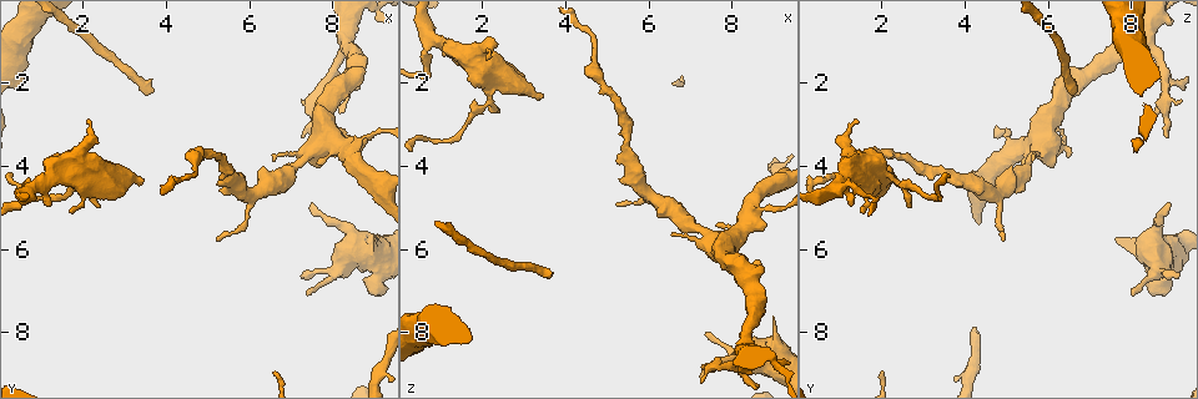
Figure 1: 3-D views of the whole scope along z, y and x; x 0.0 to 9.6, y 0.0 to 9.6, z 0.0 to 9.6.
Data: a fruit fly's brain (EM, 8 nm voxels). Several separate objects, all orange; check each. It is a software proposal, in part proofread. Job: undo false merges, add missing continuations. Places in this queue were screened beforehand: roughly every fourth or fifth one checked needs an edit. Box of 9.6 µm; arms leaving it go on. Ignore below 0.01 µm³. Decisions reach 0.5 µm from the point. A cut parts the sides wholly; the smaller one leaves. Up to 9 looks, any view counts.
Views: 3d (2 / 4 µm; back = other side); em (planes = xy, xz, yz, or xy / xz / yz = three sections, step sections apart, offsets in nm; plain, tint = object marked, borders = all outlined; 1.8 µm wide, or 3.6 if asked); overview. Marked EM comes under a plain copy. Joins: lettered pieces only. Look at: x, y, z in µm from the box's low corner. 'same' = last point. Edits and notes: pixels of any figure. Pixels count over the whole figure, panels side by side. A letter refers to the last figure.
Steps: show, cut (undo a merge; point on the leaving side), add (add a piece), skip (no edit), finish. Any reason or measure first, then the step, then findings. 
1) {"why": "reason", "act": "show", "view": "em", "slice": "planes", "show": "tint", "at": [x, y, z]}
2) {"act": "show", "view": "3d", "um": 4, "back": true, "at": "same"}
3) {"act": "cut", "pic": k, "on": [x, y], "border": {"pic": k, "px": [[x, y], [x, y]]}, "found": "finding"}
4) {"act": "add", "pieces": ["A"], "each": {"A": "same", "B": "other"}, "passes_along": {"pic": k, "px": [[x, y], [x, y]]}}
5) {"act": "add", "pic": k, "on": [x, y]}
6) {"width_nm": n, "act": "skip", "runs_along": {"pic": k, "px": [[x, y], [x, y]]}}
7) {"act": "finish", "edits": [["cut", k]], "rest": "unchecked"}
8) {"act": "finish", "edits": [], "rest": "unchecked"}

{"why": "free end", "act": "show", "view": "3d", "um": 4, "at": [3.30, 4.45, 2.40]}

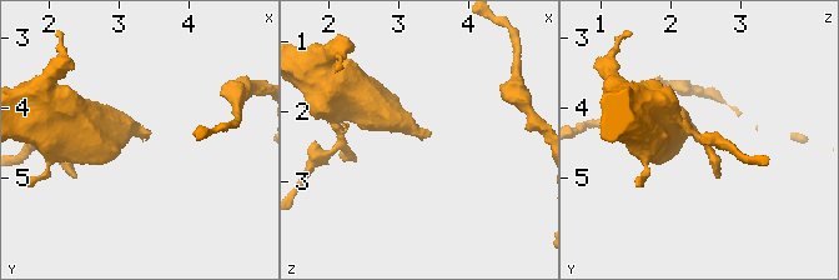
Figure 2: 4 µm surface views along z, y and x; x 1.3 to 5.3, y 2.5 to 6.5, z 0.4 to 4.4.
{"act": "show", "view": "em", "slice": "planes", "show": "borders", "at": [3.30, 4.45, 2.40]}

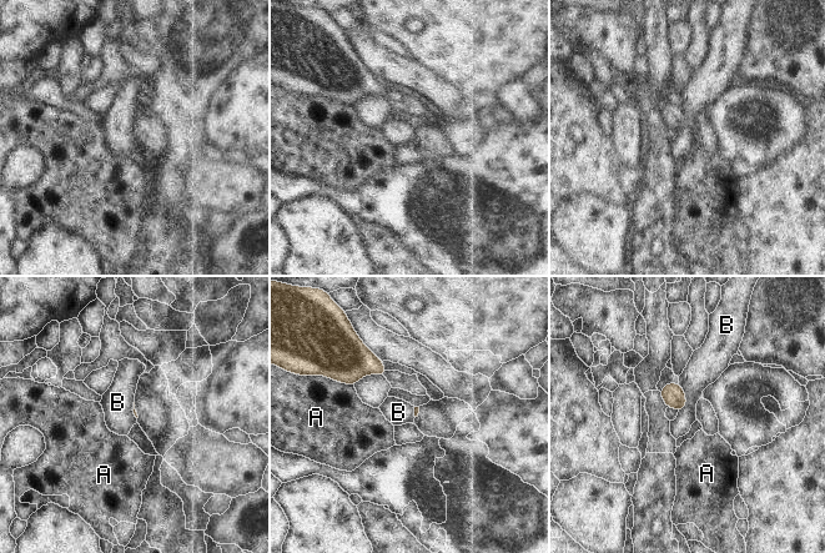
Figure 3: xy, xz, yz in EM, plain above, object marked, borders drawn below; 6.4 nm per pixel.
{"act": "skip", "each": {"A": "other", "B": "other"}, "found": "no lettered piece goes on from it"}

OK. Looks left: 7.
{"why": "thin arm on a thick one", "act": "show", "view": "em", "slice": "planes", "show": "borders", "at": [0.80, 4.45, 1.05]}

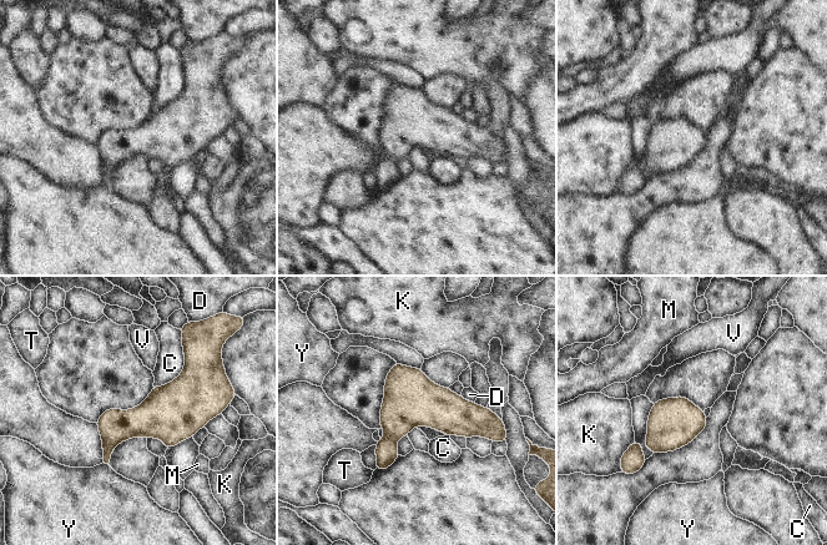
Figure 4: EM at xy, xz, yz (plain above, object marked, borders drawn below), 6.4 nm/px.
{"longest_contact_nm": ["C", 340], "act": "skip", "each": {"C": "other", "D": "other", "K": "other", "M": "other", "T": "other", "V": "other", "Y": "other"}, "border": {"pic": 4, "px": [[182, 341], [183, 369], [154, 385]]}, "found": "all the same neuron"}

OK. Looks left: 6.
{"why": "three arms meet", "act": "show", "view": "3d", "um": 4, "at": [8.45, 3.60, 5.30]}

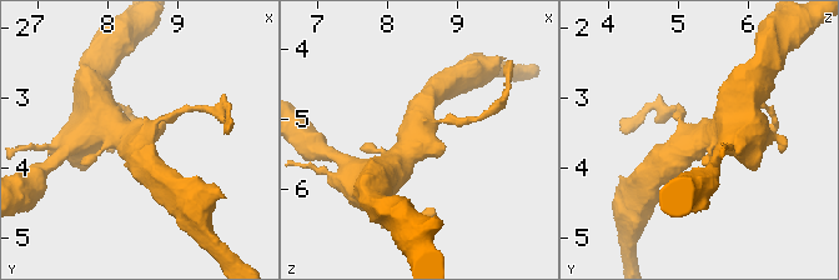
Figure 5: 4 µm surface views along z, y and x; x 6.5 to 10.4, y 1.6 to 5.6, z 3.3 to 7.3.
{"arms": 3, "why": "need the tissue", "act": "show", "view": "em", "slice": "xy", "step": 8, "show": "borders", "at": [8.40, 3.60, 5.25]}

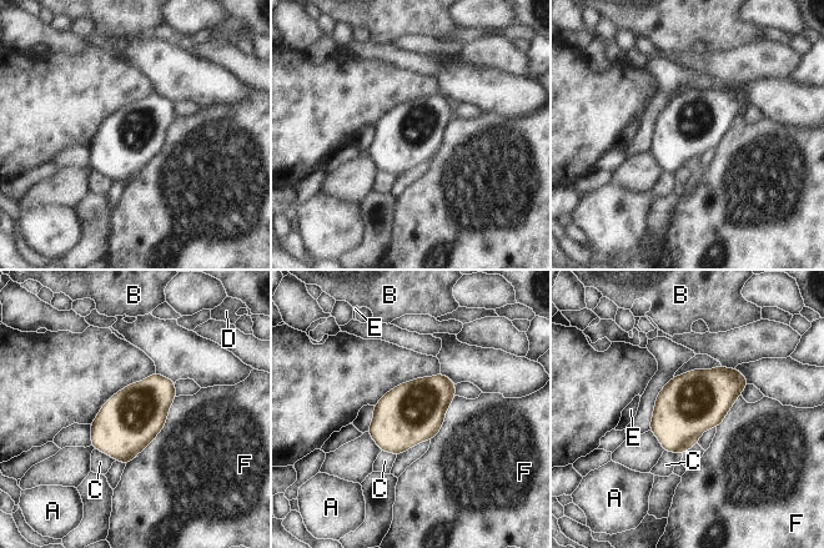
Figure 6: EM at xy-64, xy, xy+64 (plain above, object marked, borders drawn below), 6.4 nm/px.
{"width_nm": 400, "act": "skip", "each": {"A": "other", "B": "other", "C": "other", "D": "other", "E": "other", "F": "other"}, "border": {"pic": 6, "px": [[176, 396], [166, 425], [137, 456]]}, "found": "one neuron here"}

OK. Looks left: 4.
{"act": "show", "view": "3d", "um": 2, "at": [7.50, 4.85, 8.95]}

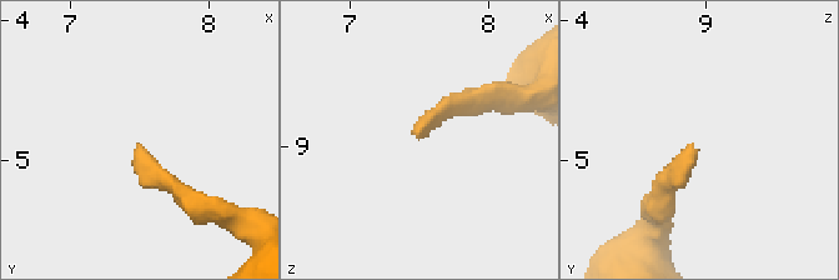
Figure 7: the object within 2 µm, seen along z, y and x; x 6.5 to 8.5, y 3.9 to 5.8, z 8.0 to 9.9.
{"act": "show", "view": "em", "slice": "planes", "show": "borders", "at": [7.50, 4.88, 8.90]}

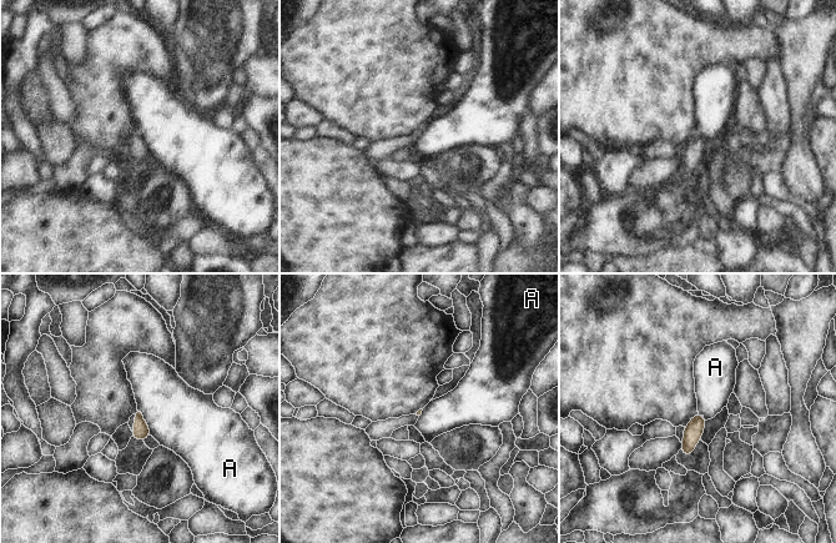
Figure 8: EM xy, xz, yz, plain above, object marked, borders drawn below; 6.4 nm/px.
{"act": "skip", "each": {"A": "other"}, "border": {"pic": 8, "px": [[139, 411], [152, 435]]}, "found": "no lettered piece goes on from it"}

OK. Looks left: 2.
{"act": "finish", "edits": [], "rest": "unchecked"}

